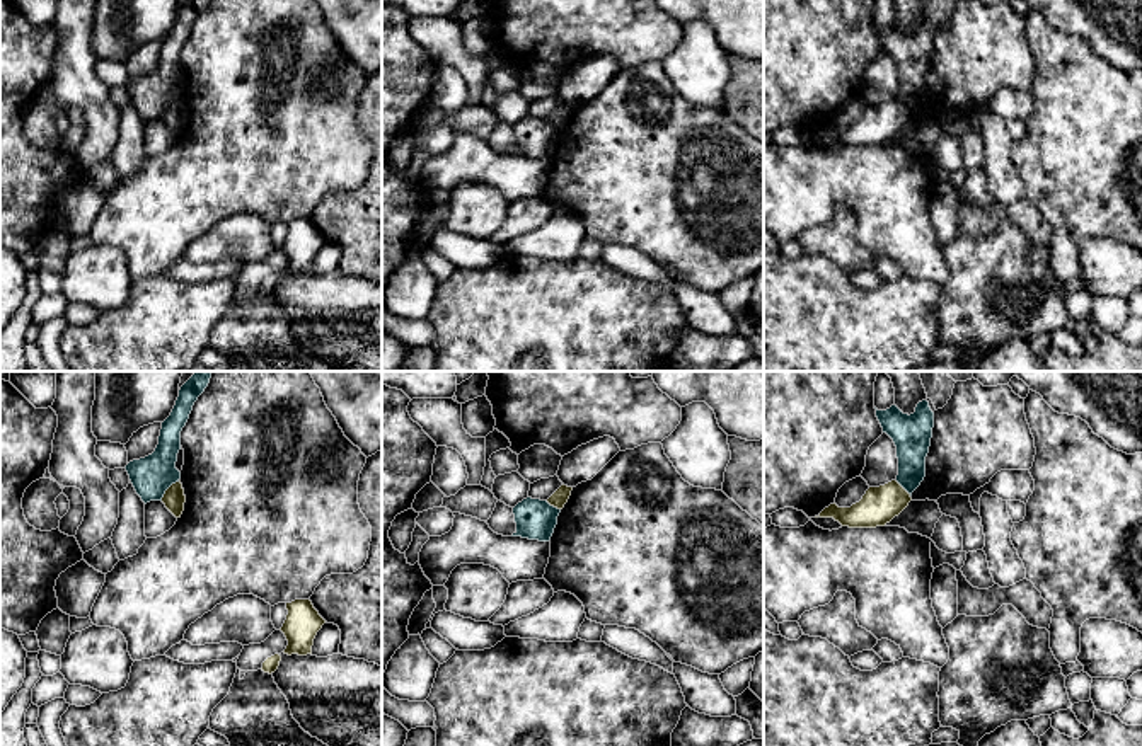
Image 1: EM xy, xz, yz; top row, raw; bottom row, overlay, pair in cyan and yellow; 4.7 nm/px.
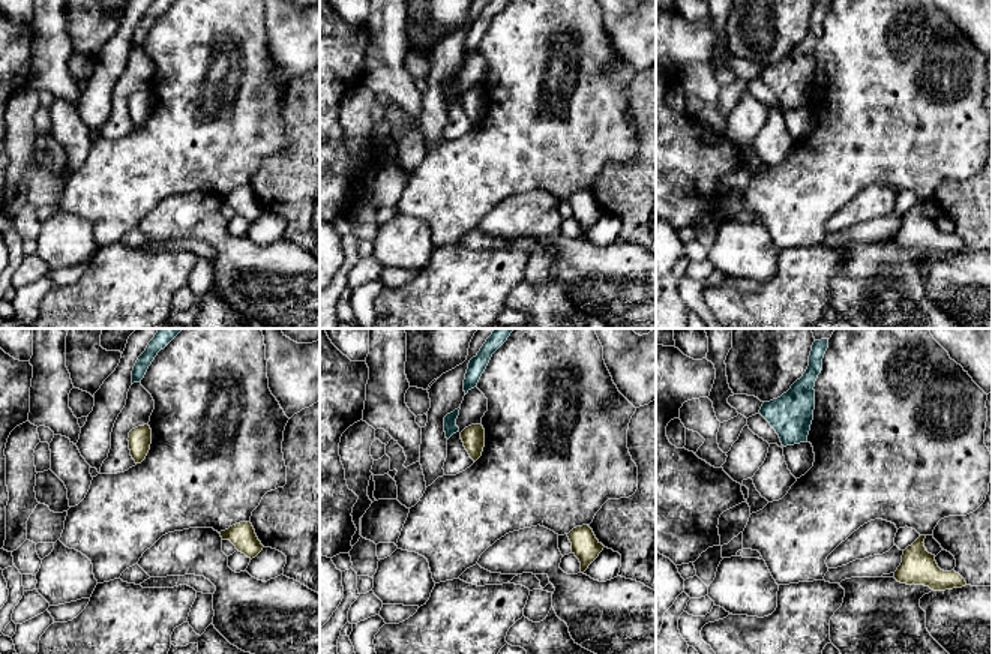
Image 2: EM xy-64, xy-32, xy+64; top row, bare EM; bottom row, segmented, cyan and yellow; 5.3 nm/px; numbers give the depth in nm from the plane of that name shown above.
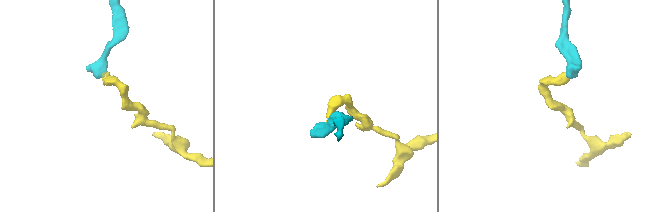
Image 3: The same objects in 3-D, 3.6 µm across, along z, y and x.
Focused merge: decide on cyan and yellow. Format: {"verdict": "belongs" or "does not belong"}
{"verdict": "does not belong"}

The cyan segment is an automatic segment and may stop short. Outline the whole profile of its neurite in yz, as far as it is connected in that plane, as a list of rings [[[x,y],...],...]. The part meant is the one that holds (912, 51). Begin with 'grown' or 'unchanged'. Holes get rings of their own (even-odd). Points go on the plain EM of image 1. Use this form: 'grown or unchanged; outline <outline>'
unchanged; outline [[[927,19],[917,22],[914,32],[903,32],[897,24],[886,29],[876,27],[876,36],[895,65],[898,77],[897,100],[912,114],[926,95],[926,75],[929,72],[934,31]]]

